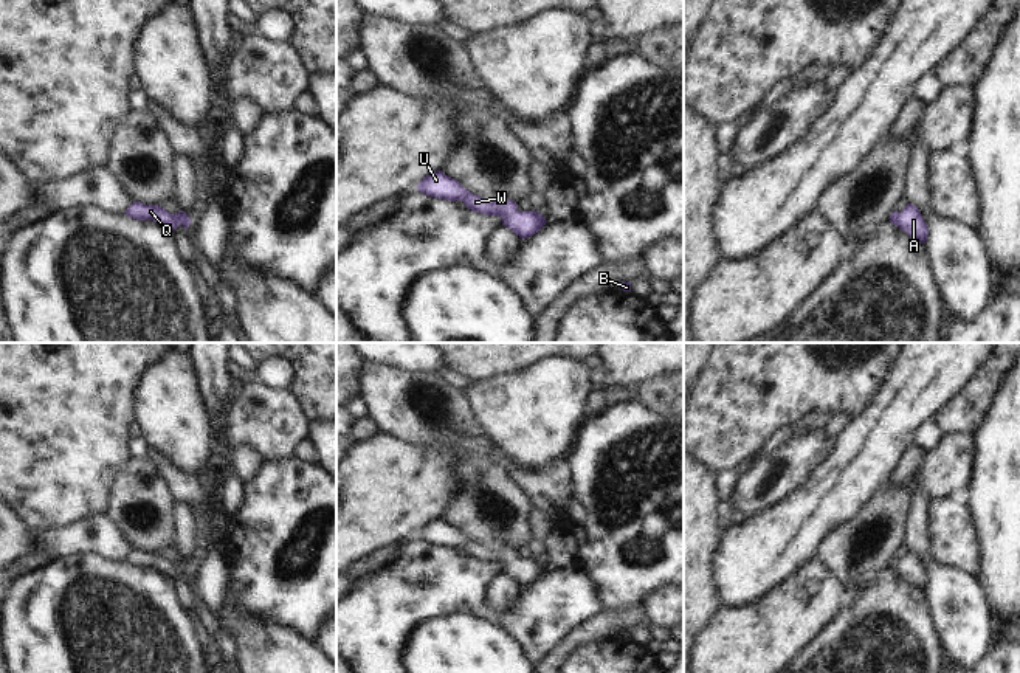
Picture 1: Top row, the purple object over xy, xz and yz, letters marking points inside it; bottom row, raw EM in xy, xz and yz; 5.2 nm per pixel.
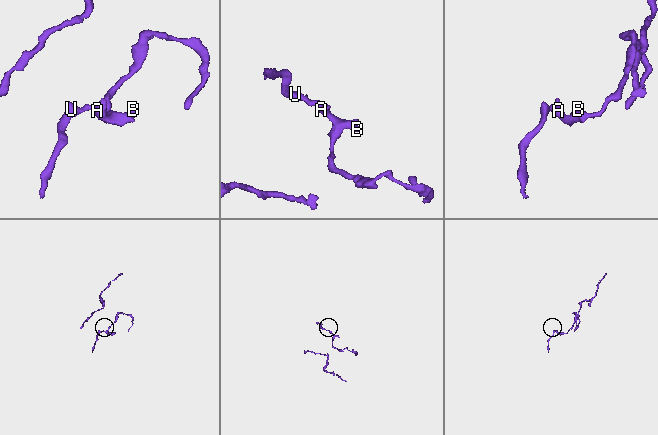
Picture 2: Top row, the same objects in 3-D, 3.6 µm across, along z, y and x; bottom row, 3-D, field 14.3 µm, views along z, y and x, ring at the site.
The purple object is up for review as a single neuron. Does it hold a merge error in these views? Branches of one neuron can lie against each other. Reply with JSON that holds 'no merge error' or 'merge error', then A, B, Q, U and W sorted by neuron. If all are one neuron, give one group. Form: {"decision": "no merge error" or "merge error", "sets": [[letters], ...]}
{"decision": "no merge error", "sets": [["A", "B", "Q", "U", "W"]]}

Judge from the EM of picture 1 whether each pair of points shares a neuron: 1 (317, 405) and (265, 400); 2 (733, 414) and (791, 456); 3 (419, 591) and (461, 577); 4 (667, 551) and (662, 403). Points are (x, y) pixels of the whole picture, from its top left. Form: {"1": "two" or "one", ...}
{"1": "two", "2": "two", "3": "one", "4": "two"}

